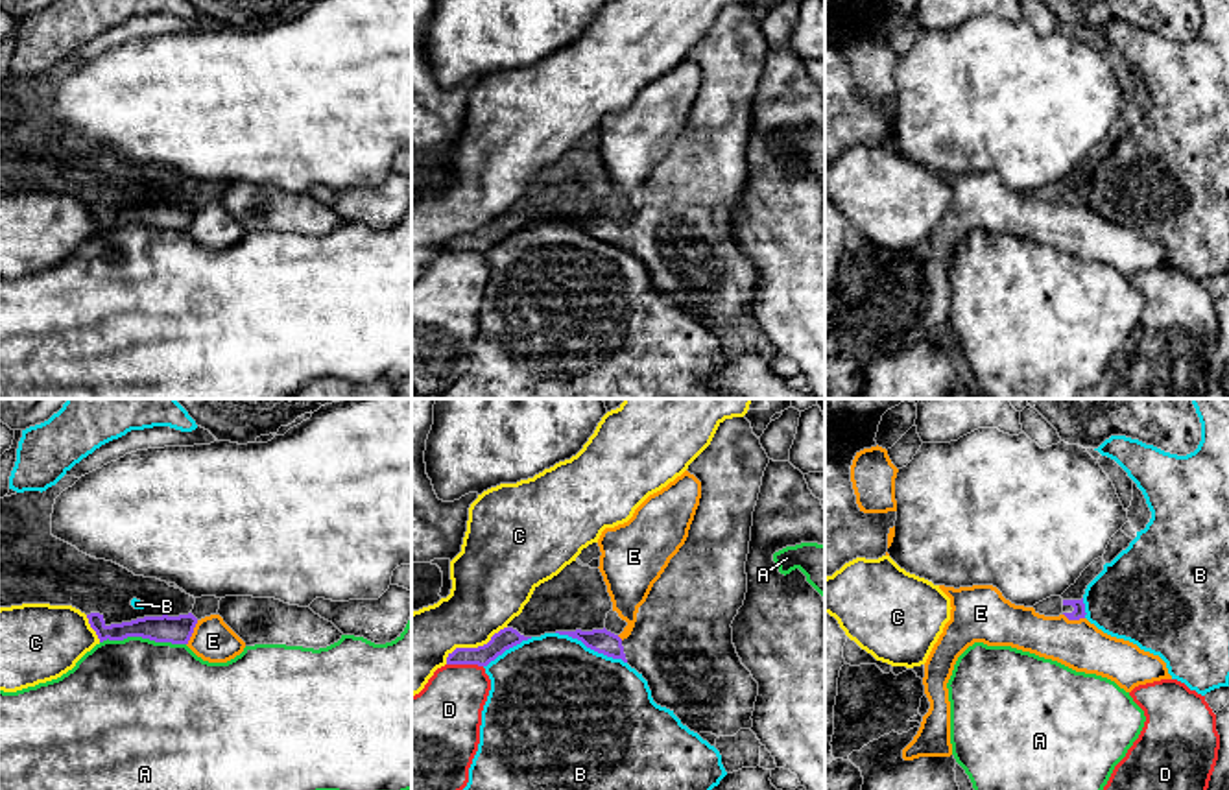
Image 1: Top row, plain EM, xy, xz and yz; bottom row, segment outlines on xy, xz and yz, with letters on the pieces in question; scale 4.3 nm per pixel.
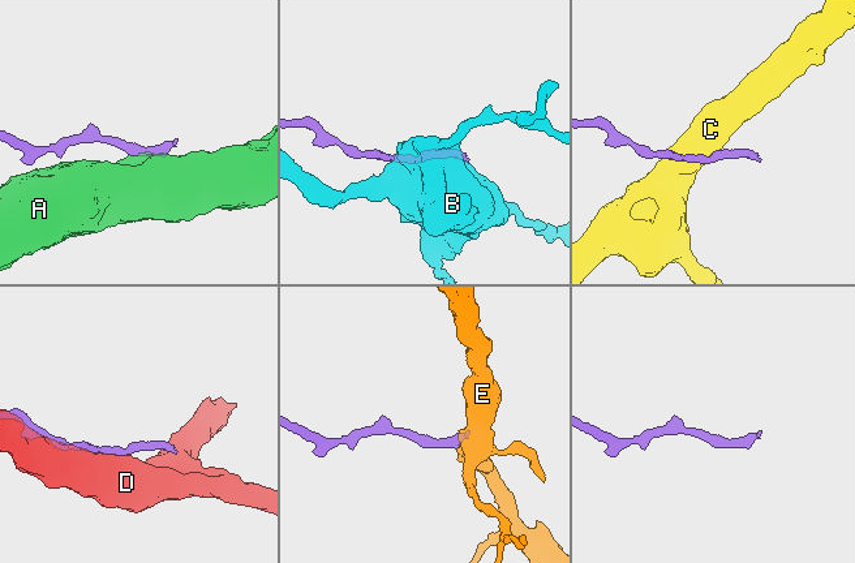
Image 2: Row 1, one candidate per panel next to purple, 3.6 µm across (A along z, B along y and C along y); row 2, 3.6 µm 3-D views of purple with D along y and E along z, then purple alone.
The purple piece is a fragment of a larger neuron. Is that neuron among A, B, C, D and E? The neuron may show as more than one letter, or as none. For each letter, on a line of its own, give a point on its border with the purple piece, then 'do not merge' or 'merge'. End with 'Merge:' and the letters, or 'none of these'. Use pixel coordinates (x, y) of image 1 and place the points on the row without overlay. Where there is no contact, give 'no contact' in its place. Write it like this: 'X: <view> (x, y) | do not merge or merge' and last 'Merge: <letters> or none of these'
A: xy (143, 224) | do not merge
B: xz (591, 235) | do not merge
C: xz (473, 235) | do not merge
D: xz (465, 250) | do not merge
E: xy (192, 218) | do not merge
Merge: none of these

